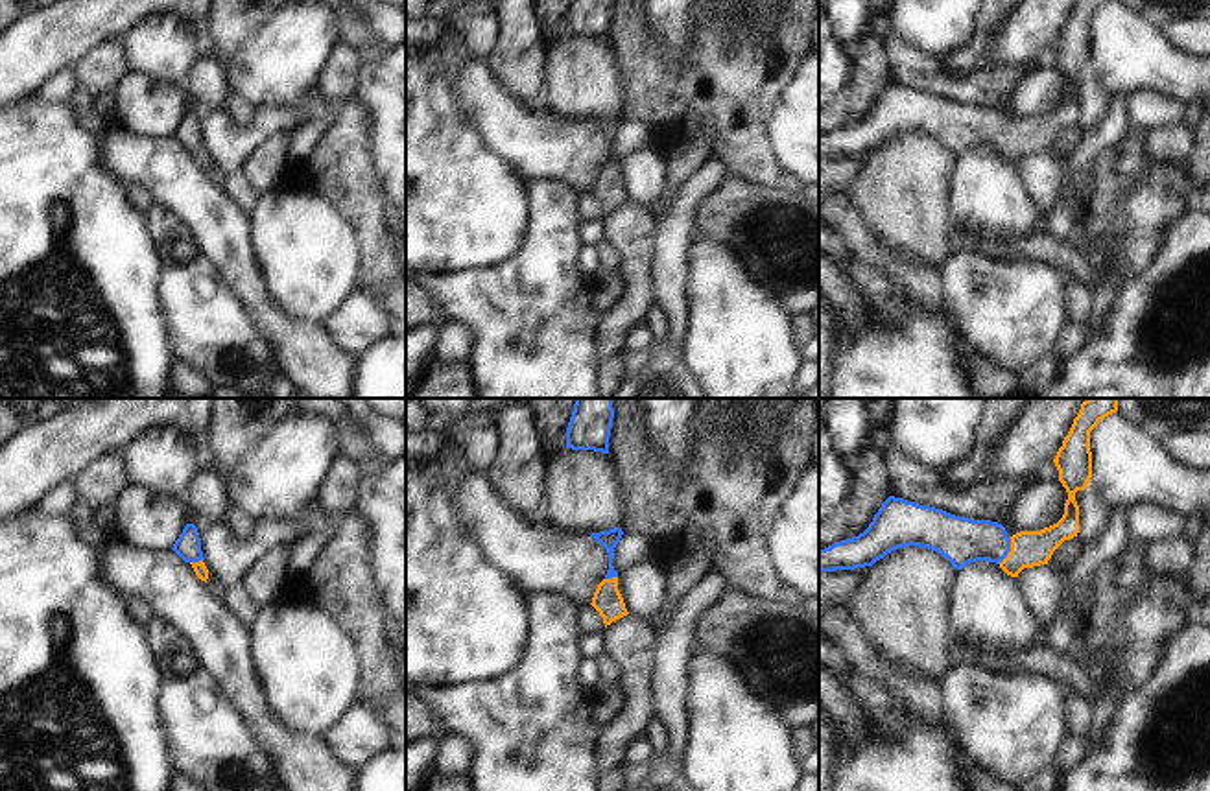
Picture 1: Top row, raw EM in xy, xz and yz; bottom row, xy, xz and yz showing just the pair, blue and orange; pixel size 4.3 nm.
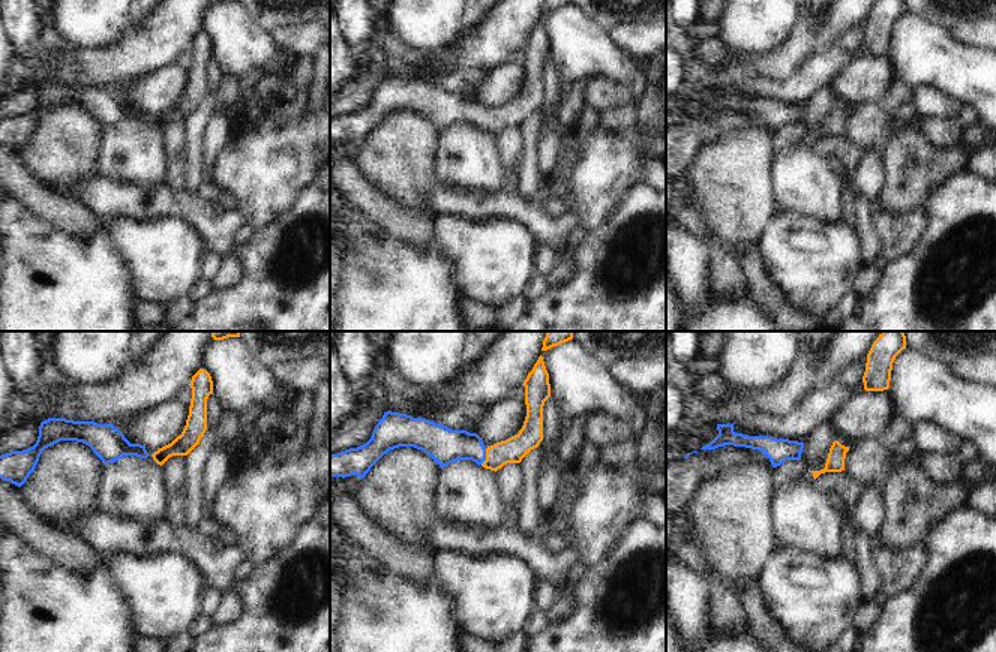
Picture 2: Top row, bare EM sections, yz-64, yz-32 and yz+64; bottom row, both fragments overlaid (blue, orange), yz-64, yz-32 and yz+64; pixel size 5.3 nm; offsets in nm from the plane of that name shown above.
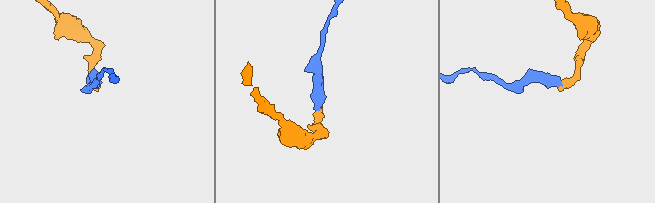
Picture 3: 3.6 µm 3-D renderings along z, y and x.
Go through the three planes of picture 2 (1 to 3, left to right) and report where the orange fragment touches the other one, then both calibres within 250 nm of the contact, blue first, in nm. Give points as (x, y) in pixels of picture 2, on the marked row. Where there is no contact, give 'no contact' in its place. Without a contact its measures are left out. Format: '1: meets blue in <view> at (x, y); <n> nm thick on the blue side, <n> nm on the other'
1: no contact
2: meets blue in yz-32 at (485, 456); 190 nm thick on the blue side, 140 nm on the other
3: no contact

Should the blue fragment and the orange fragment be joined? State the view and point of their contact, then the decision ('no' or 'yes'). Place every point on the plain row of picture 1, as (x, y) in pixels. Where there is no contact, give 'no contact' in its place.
contact yz (1009, 137); yes

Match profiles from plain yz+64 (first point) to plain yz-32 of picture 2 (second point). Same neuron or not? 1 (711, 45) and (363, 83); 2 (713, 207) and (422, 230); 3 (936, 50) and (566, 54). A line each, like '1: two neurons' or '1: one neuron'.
1: one neuron
2: two neurons
3: one neuron

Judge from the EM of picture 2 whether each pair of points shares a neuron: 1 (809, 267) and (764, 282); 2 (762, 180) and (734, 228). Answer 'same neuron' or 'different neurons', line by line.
1: different neurons
2: same neuron

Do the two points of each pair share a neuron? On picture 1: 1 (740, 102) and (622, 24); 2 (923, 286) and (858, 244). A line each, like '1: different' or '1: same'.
1: same
2: same

